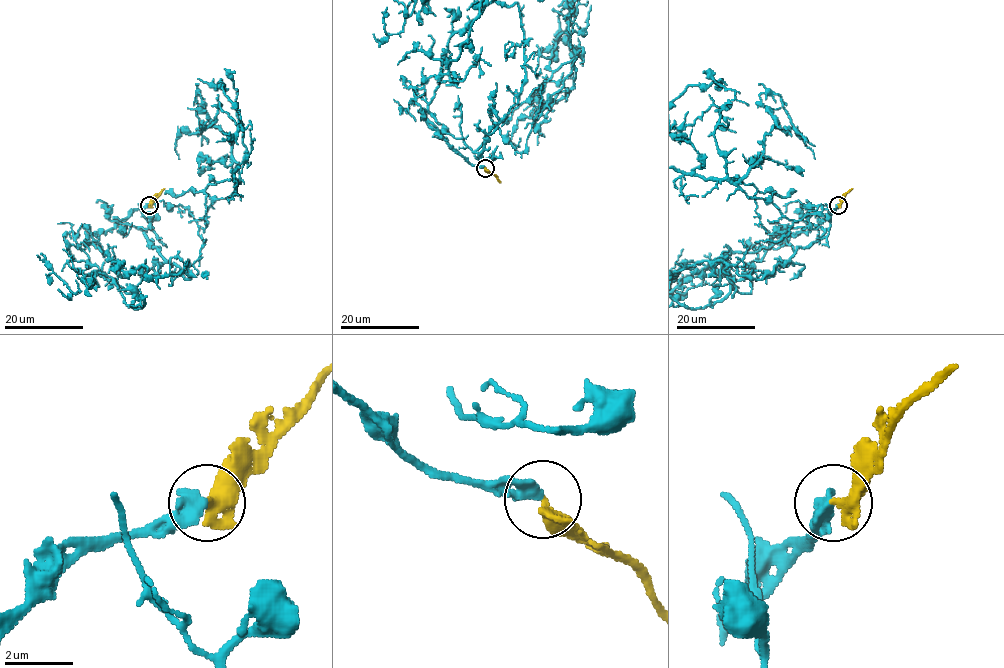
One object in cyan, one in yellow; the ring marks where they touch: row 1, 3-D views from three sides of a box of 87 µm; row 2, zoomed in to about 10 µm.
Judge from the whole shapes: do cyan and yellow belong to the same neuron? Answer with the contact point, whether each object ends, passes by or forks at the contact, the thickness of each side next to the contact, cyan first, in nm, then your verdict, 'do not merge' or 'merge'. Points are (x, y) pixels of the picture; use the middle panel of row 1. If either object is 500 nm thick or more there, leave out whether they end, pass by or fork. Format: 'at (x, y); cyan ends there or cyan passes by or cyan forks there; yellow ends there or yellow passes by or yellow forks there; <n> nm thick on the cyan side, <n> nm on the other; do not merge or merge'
at (485, 168); cyan ends there; yellow ends there; 360 nm thick on the cyan side, 420 nm on the other; merge

